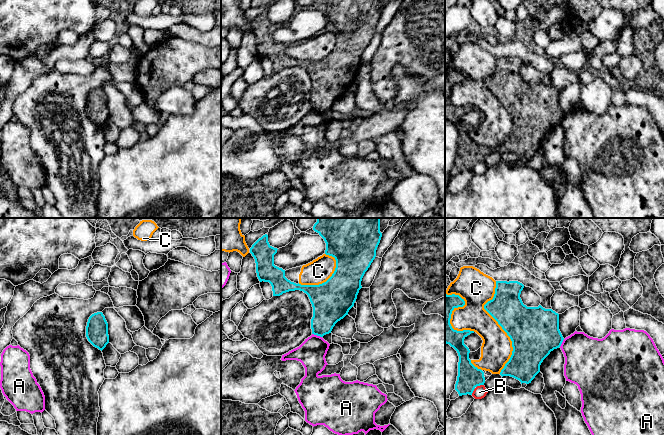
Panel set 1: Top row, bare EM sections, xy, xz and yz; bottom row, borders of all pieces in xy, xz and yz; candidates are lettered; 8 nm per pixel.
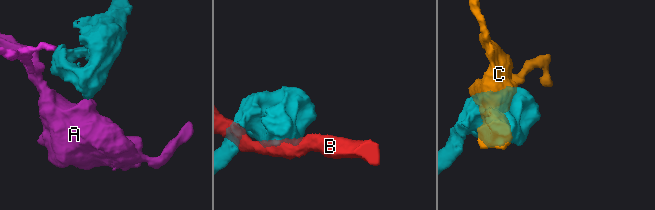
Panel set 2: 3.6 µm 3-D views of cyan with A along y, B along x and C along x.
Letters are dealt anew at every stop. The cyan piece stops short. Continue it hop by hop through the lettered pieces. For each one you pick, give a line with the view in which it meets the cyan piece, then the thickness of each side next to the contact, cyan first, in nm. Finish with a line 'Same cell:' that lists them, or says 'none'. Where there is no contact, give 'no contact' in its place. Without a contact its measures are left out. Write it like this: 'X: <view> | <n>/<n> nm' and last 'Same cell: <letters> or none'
Same cell: none

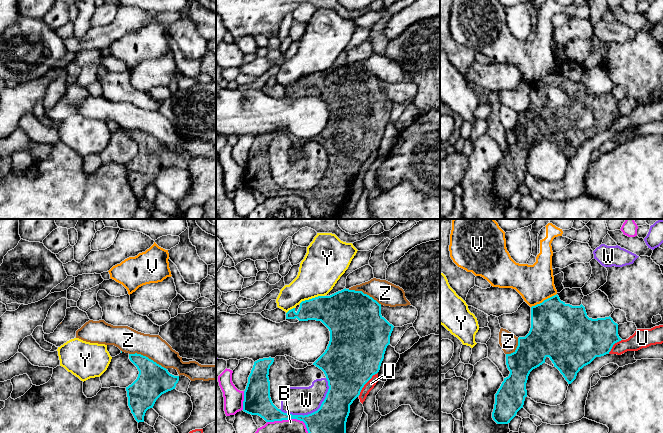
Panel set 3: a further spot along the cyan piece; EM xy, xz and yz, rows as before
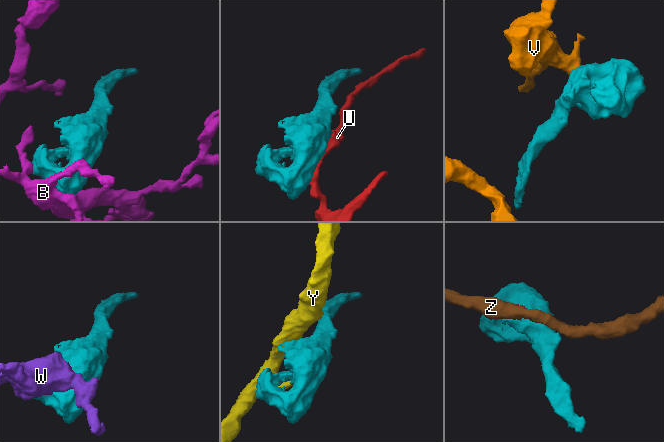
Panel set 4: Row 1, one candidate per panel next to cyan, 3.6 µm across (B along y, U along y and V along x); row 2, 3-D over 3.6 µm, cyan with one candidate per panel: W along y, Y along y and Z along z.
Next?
Same cell: none

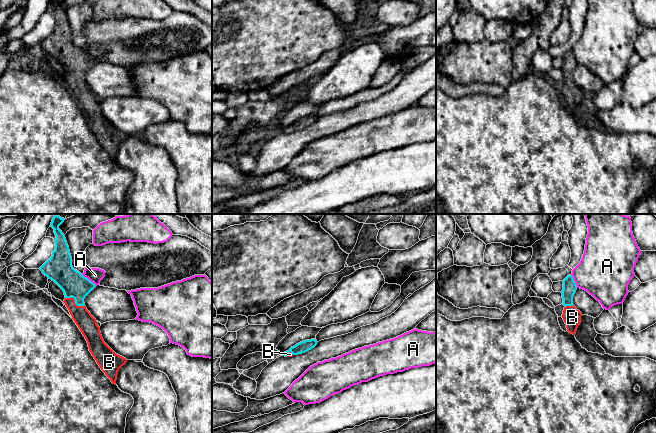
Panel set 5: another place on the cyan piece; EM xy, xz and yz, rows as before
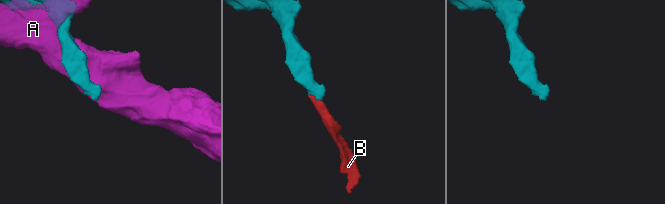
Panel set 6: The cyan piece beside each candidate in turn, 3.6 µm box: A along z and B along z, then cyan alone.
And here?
B: xy | 200/150 nm
Same cell: B

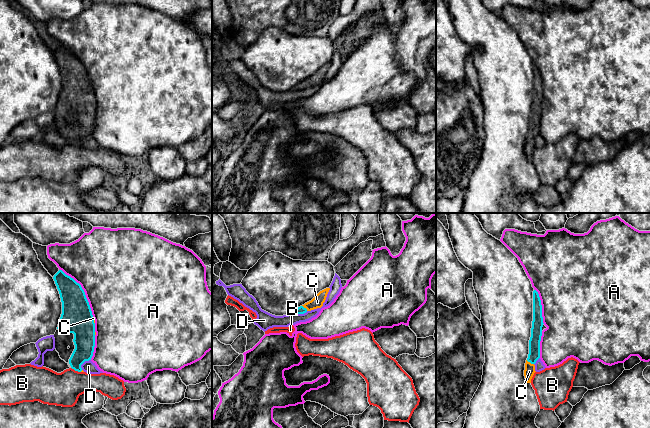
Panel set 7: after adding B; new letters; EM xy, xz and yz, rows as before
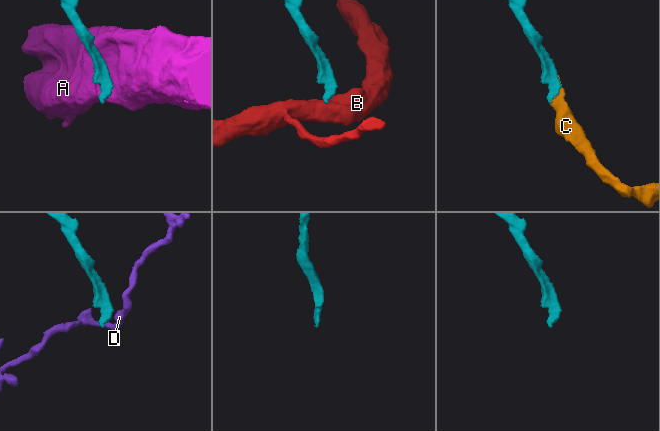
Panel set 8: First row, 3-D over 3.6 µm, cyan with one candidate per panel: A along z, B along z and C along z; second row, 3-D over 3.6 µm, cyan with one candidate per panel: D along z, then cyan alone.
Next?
C: yz | 100/90 nm
Same cell: C

